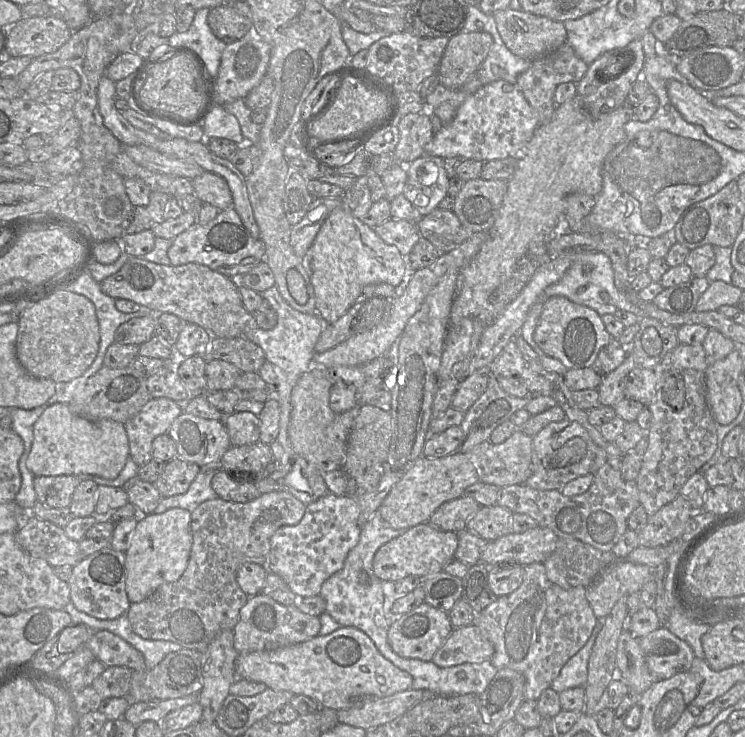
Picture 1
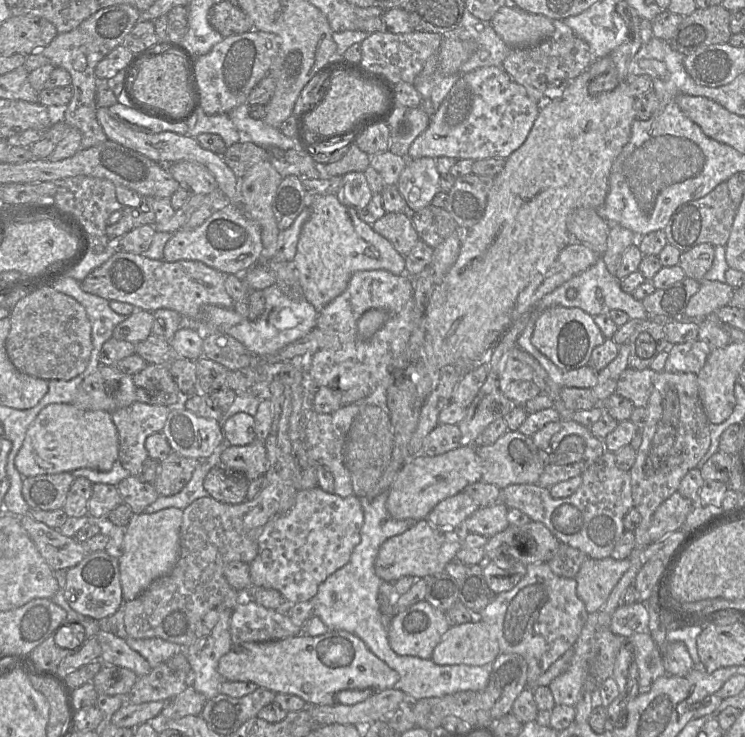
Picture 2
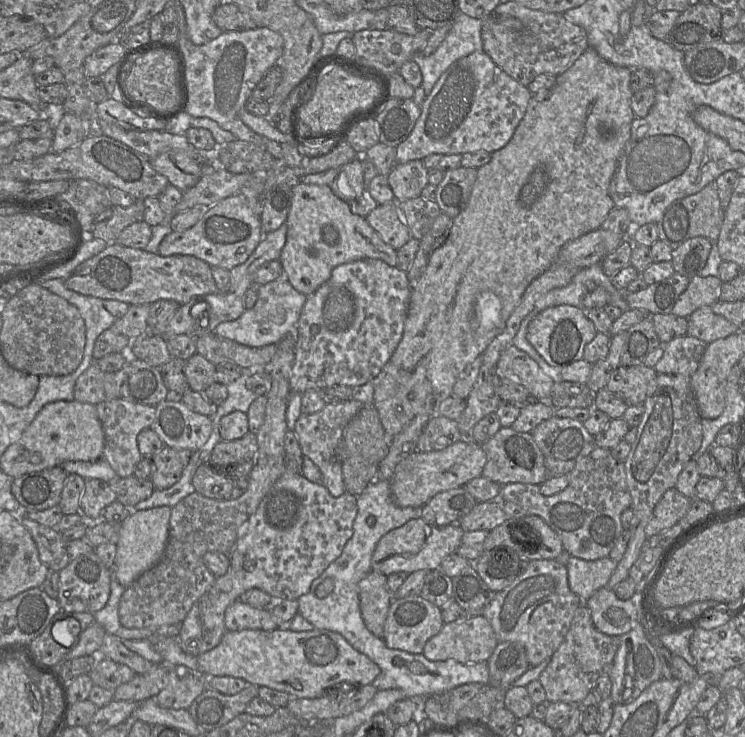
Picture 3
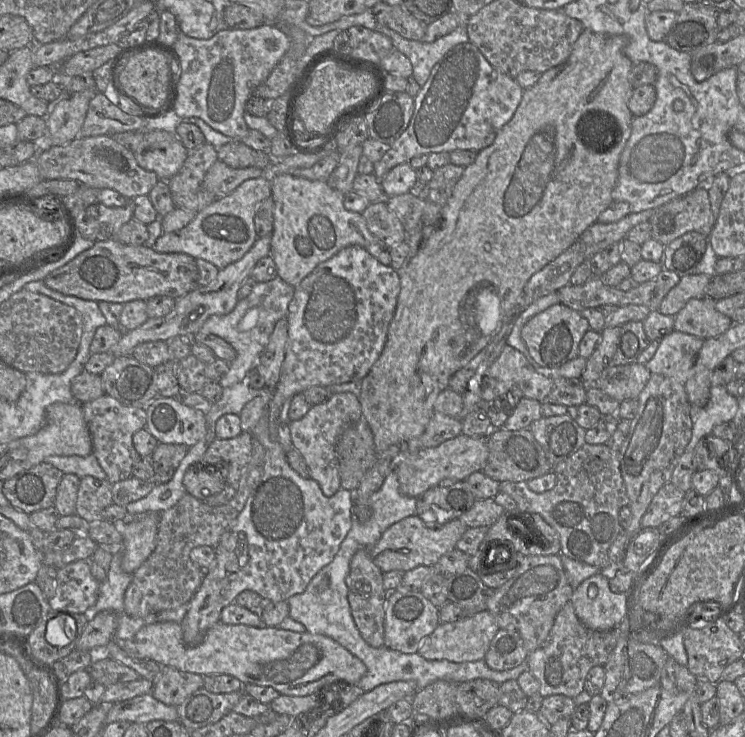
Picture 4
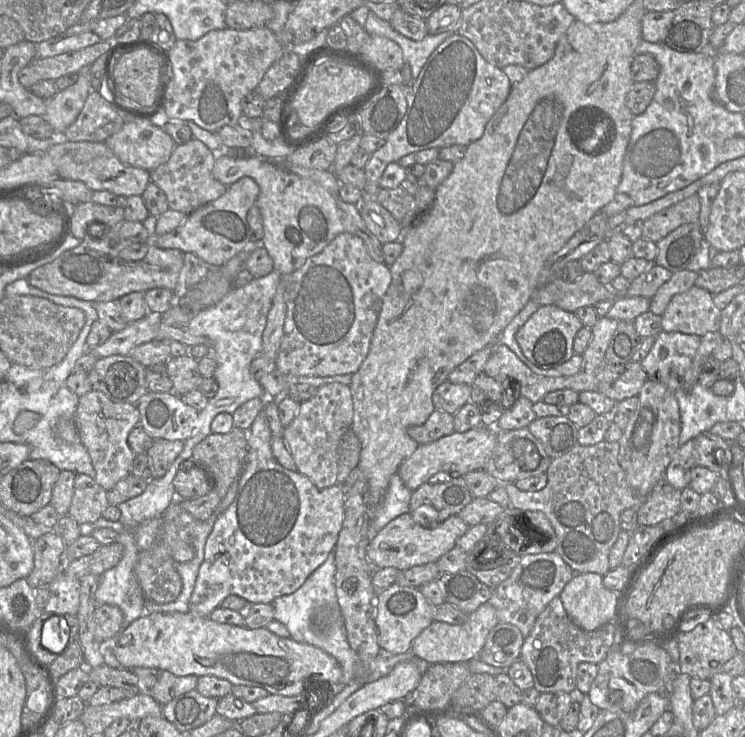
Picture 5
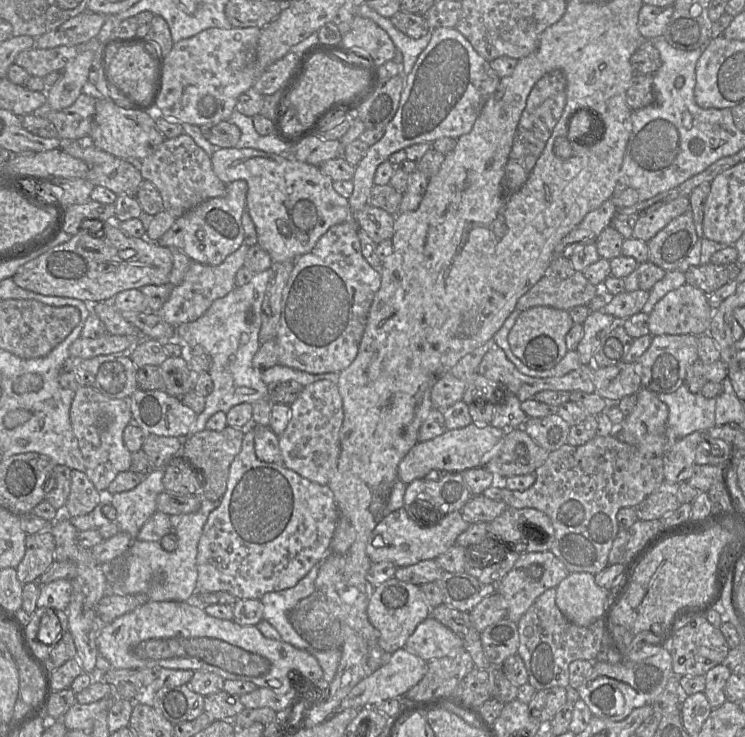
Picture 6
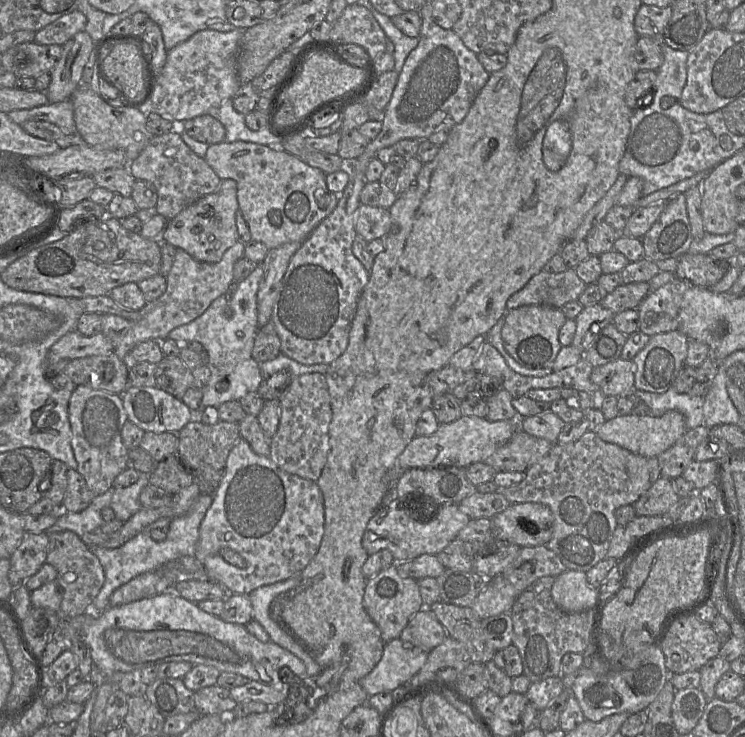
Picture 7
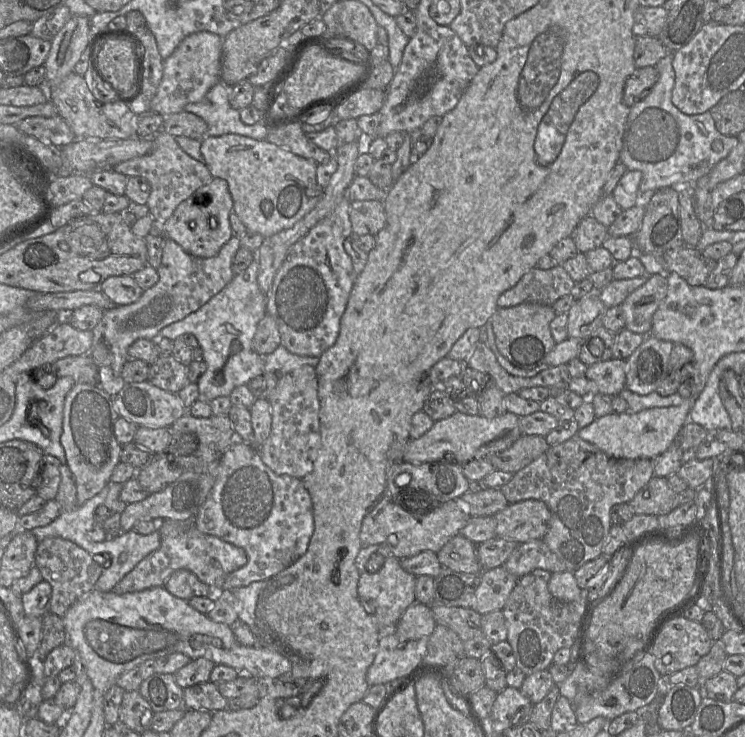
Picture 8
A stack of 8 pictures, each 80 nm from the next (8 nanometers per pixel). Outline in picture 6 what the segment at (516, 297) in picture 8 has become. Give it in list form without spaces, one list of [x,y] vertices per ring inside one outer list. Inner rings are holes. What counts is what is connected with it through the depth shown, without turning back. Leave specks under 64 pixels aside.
[[[576,271],[566,279],[547,273],[518,299],[516,309],[546,306],[568,311],[575,306],[586,306],[600,288],[592,285],[582,272]]]

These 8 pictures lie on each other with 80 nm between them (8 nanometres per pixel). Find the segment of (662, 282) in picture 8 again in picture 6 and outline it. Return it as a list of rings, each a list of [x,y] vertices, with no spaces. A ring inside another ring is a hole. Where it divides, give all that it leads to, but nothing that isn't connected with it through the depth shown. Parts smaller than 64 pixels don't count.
[[[689,285],[668,292],[648,314],[651,336],[708,334],[714,314],[709,296]]]

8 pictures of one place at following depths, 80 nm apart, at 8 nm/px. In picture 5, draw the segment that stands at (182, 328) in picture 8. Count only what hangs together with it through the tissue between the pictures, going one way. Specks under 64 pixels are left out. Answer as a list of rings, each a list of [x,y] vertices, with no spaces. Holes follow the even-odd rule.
[[[277,271],[268,275],[254,278],[242,288],[232,290],[215,305],[200,311],[186,325],[187,329],[196,336],[206,337],[209,340],[211,355],[216,361],[214,379],[218,384],[217,394],[208,400],[207,406],[199,413],[197,442],[205,435],[212,433],[211,423],[220,413],[232,413],[242,404],[254,398],[264,398],[266,401],[276,401],[287,394],[288,388],[294,384],[308,384],[315,387],[339,382],[345,384],[351,381],[350,375],[336,375],[325,377],[293,376],[280,373],[277,369],[256,380],[250,373],[253,359],[262,353],[262,335],[267,322],[267,315],[272,306],[272,300],[280,282]]]

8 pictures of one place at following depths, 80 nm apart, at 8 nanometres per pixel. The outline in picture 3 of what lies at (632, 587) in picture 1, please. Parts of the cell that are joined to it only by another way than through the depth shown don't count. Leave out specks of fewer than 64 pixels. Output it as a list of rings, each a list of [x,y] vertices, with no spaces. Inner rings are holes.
[[[571,556],[566,565],[569,586],[585,604],[596,591],[608,585],[617,566],[610,557],[584,560]]]

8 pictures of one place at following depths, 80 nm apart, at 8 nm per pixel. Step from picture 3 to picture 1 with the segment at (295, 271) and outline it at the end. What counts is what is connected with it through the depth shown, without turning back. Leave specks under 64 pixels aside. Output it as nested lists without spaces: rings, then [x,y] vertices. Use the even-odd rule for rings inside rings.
[[[338,207],[333,209],[328,217],[324,220],[322,223],[312,245],[306,252],[306,254],[302,257],[302,264],[303,267],[305,268],[310,281],[313,285],[314,288],[314,293],[315,293],[315,300],[316,300],[316,311],[317,314],[323,318],[323,320],[326,323],[334,323],[336,322],[340,317],[342,317],[350,307],[352,307],[357,301],[361,299],[367,299],[367,298],[362,298],[362,290],[365,286],[370,285],[370,284],[376,284],[376,283],[387,283],[392,286],[398,287],[404,278],[404,274],[406,271],[406,266],[405,266],[405,257],[402,256],[402,254],[399,252],[399,250],[394,246],[394,245],[389,245],[385,241],[383,241],[372,229],[369,227],[367,224],[362,222],[360,219],[352,216],[348,211],[344,209],[344,207]]]

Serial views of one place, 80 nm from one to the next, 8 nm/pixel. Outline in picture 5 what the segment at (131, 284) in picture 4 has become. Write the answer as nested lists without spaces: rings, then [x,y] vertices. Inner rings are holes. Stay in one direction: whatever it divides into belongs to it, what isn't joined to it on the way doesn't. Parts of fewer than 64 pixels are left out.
[[[117,227],[110,229],[104,239],[97,240],[88,235],[75,248],[62,252],[52,262],[33,270],[26,280],[31,286],[52,295],[75,297],[91,303],[118,301],[132,292],[144,293],[154,288],[174,291],[183,267],[183,255],[184,253],[177,249],[162,249],[151,242],[125,239],[119,235]]]

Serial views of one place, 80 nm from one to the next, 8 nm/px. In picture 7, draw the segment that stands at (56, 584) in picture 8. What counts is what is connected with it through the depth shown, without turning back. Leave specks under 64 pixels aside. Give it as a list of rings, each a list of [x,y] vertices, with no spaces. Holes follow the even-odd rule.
[[[62,531],[49,534],[46,563],[57,570],[56,582],[61,587],[63,594],[60,615],[70,619],[88,613],[105,581],[104,568],[99,558],[81,541],[77,534],[72,531]]]

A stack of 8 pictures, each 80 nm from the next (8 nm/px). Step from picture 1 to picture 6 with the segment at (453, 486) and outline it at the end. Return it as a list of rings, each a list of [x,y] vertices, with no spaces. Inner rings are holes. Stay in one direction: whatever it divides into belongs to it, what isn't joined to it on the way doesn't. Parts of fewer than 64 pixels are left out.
[[[471,423],[460,429],[447,429],[443,434],[428,440],[418,441],[400,461],[398,477],[405,484],[415,479],[441,472],[464,472],[483,467],[485,459],[493,452],[505,431],[491,425]]]

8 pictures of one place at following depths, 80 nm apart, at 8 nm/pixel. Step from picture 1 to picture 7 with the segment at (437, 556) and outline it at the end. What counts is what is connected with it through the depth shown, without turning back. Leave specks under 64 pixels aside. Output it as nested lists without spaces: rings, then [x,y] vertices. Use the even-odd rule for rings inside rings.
[[[392,501],[387,505],[383,505],[377,510],[375,515],[369,520],[363,534],[362,544],[367,553],[374,554],[380,550],[389,550],[397,562],[412,560],[422,554],[439,554],[446,548],[458,533],[469,523],[469,515],[457,504],[440,505],[436,515],[428,522],[419,522],[411,517],[405,509],[399,505],[399,501]]]

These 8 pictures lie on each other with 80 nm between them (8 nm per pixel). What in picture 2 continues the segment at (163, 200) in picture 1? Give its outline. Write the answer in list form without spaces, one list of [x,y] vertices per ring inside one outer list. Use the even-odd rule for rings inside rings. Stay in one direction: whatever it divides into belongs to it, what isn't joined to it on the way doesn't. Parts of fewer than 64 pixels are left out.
[[[152,196],[142,197],[142,202],[138,207],[124,206],[119,211],[114,212],[106,228],[106,236],[109,241],[117,241],[131,230],[149,224],[155,224],[155,212],[153,208],[155,198]]]

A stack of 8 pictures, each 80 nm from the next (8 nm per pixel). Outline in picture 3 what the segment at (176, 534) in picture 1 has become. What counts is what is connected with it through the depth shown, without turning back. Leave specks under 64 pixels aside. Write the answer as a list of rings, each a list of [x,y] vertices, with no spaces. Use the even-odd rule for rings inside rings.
[[[170,506],[142,511],[131,510],[127,519],[117,526],[117,553],[113,565],[113,576],[125,588],[161,560],[168,541],[171,511]]]

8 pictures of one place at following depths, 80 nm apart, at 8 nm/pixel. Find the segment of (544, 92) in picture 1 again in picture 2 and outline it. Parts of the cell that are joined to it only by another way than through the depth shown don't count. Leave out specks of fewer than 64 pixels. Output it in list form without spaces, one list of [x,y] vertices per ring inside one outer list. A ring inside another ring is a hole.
[[[553,20],[553,34],[536,45],[525,48],[510,48],[502,63],[502,69],[517,84],[525,88],[529,97],[540,107],[545,103],[544,91],[555,80],[572,80],[586,71],[594,60],[589,45],[563,20]]]

